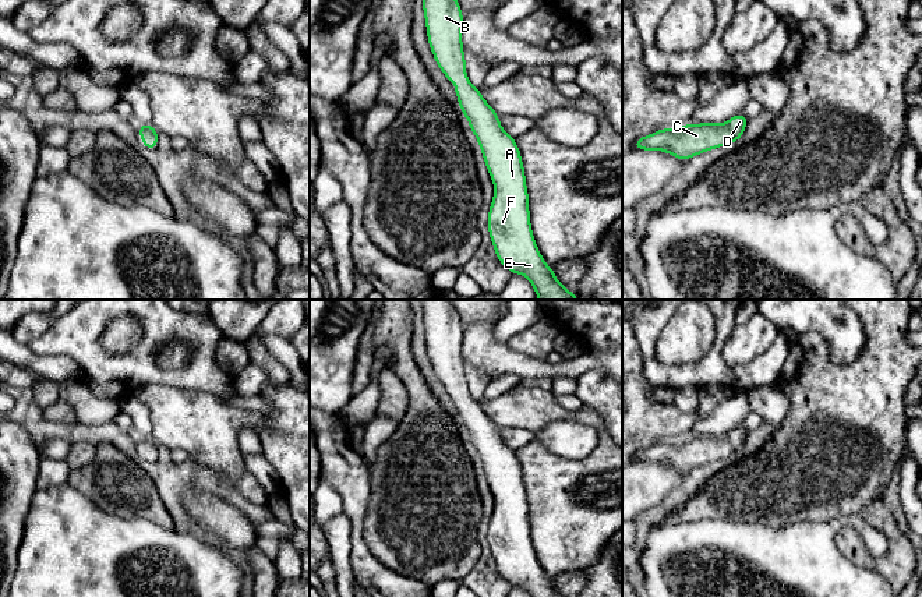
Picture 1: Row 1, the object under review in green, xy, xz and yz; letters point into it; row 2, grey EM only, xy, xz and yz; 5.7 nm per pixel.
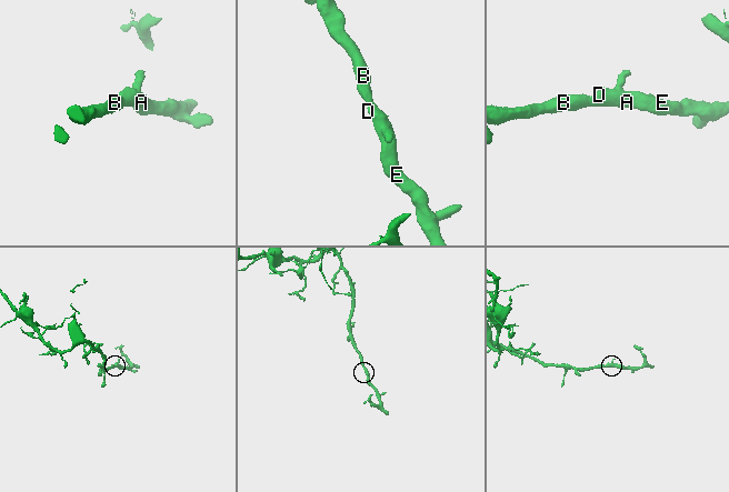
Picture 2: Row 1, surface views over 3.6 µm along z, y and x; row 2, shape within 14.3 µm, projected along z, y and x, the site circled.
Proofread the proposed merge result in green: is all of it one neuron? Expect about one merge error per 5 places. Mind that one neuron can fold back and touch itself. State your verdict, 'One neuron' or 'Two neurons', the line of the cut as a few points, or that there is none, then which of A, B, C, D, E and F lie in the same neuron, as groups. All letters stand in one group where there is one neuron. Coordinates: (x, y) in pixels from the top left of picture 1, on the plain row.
One neuron. No split. Groups: A B C D E F

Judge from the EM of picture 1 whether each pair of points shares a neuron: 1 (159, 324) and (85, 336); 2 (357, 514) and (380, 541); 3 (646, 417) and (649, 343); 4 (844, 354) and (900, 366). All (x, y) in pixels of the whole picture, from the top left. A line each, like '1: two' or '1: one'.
1: one
2: two
3: two
4: two

